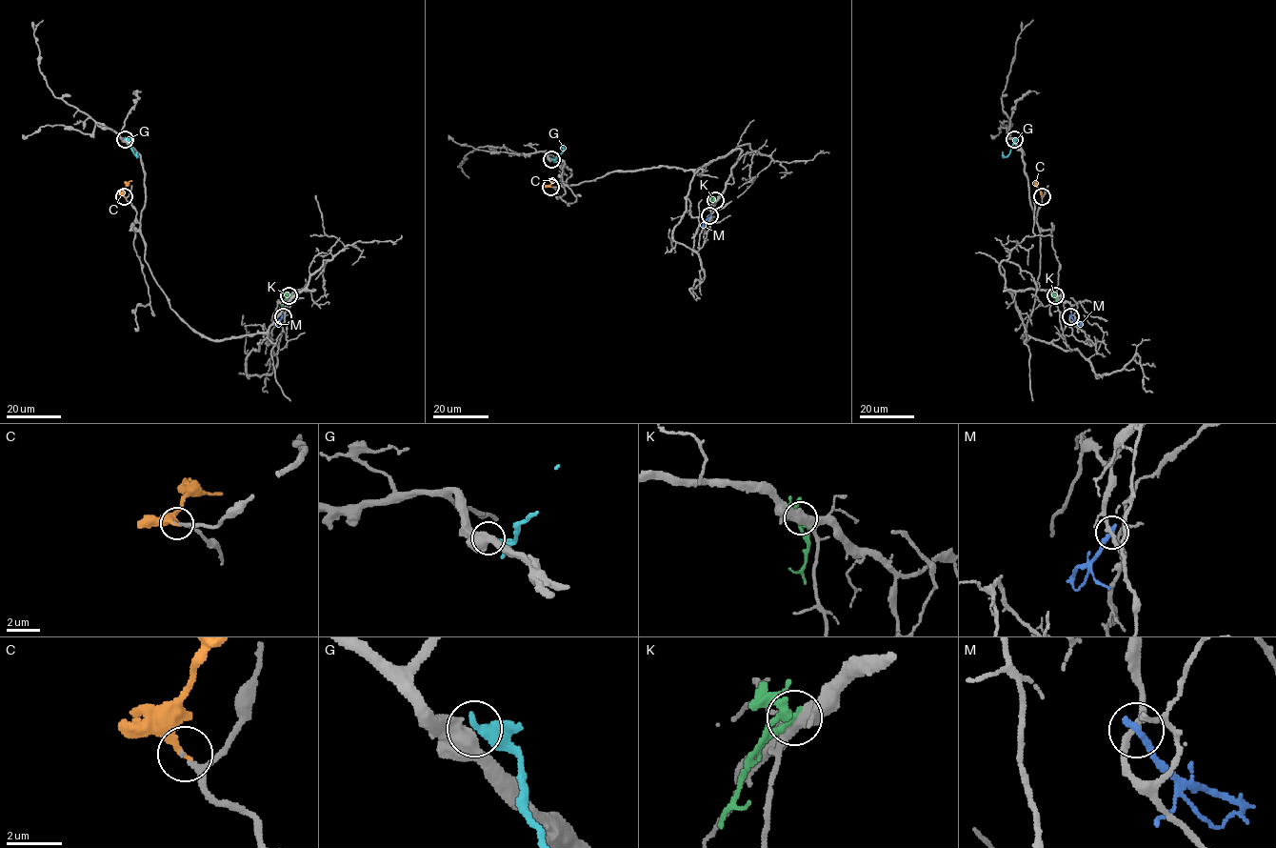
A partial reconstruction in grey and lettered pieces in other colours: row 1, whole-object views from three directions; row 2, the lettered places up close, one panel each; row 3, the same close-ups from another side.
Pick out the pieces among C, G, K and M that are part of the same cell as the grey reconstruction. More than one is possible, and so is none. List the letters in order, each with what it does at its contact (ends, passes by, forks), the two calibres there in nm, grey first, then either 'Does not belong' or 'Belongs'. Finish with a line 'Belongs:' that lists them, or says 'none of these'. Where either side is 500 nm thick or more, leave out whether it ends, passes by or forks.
C: It ends there. Thickness 130 nm (grey) against 220 nm. Belongs
G: It ends there. Thickness 420 nm (grey) against 400 nm. Does not belong
K: Thickness 500 nm (grey) against 190 nm. Does not belong
M: It ends there. Thickness 200 nm (grey) against 320 nm. Does not belong
Belongs: C

